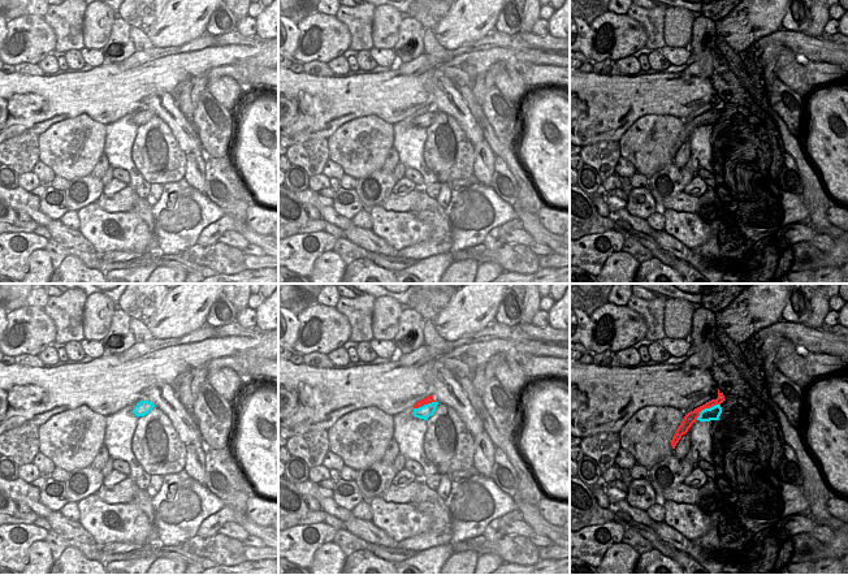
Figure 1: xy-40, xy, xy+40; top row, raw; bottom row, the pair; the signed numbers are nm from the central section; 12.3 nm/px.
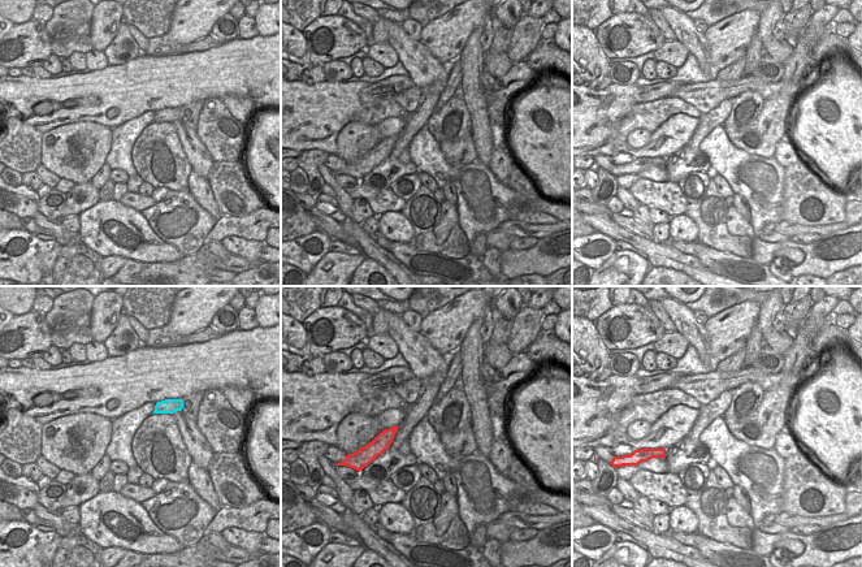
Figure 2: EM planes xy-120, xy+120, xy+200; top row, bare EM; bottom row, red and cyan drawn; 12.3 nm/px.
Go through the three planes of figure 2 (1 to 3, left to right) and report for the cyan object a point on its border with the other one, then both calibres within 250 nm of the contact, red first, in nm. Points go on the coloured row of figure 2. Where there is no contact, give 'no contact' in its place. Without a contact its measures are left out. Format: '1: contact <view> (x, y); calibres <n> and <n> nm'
1: no contact
2: no contact
3: no contact

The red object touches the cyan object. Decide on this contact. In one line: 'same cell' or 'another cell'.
same cell

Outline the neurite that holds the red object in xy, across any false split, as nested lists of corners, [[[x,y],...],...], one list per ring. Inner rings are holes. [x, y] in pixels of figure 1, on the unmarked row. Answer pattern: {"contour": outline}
{"contour": [[[429,104],[421,109],[417,109],[412,116],[412,124],[419,127],[428,129],[436,120],[438,111],[433,108],[433,104]]]}

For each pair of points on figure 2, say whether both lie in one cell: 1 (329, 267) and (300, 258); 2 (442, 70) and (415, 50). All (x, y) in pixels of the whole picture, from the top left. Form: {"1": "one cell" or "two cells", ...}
{"1": "two cells", "2": "one cell"}

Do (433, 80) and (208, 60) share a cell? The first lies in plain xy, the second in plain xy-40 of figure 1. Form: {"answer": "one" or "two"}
{"answer": "two"}

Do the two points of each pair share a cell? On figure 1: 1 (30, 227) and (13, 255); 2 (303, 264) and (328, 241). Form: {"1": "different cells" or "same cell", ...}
{"1": "different cells", "2": "same cell"}

